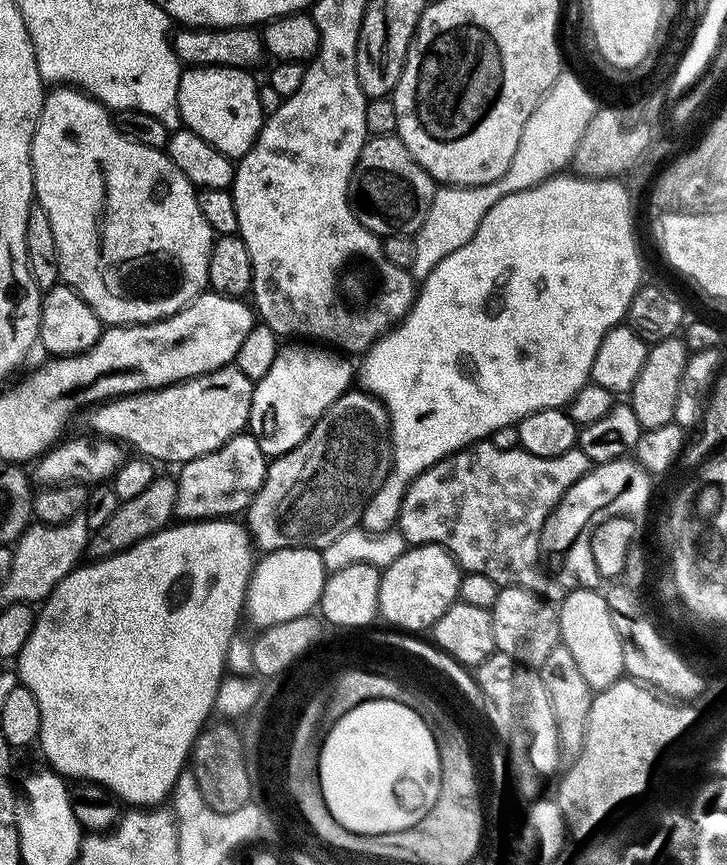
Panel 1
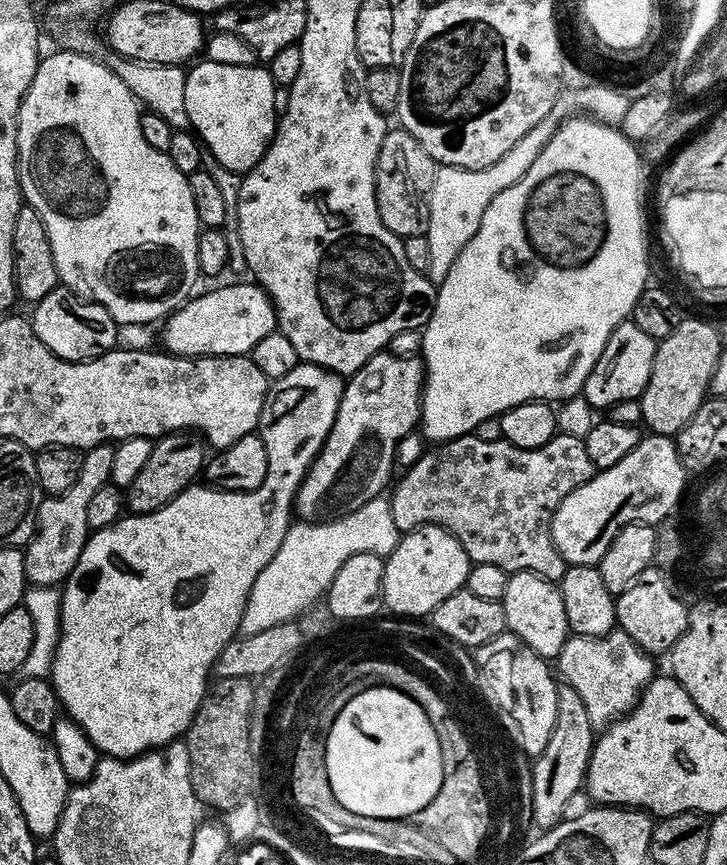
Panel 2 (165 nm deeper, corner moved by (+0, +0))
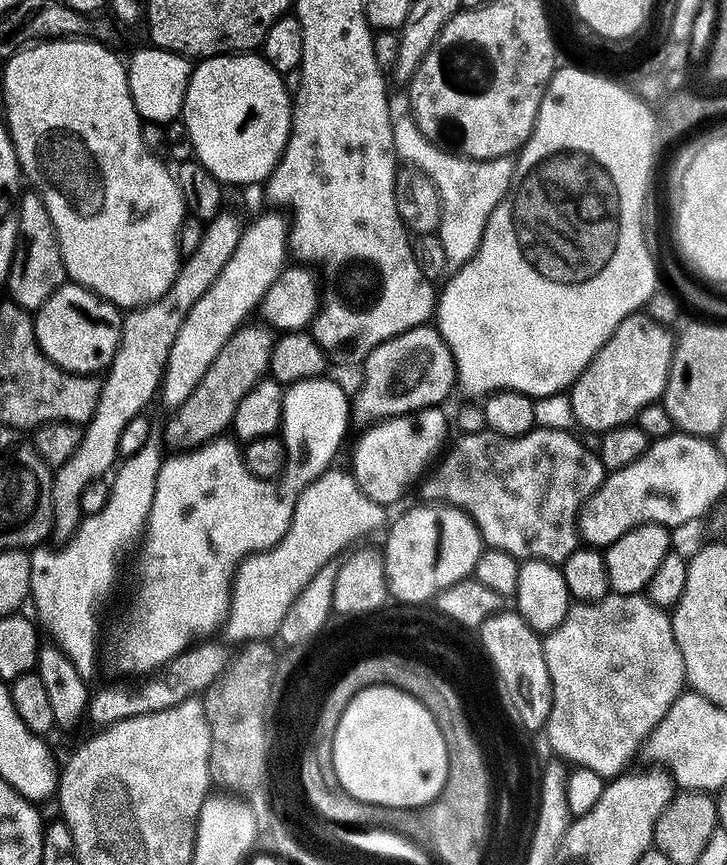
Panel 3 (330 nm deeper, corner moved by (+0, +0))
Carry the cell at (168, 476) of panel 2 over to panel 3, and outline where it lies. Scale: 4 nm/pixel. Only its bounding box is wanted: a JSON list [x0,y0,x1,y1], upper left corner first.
[164,322,277,452]

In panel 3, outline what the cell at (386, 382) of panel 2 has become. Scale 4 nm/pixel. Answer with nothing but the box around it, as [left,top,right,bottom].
[350,323,457,422]

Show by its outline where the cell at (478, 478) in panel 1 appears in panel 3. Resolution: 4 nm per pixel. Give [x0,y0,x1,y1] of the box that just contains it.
[419,426,606,566]

